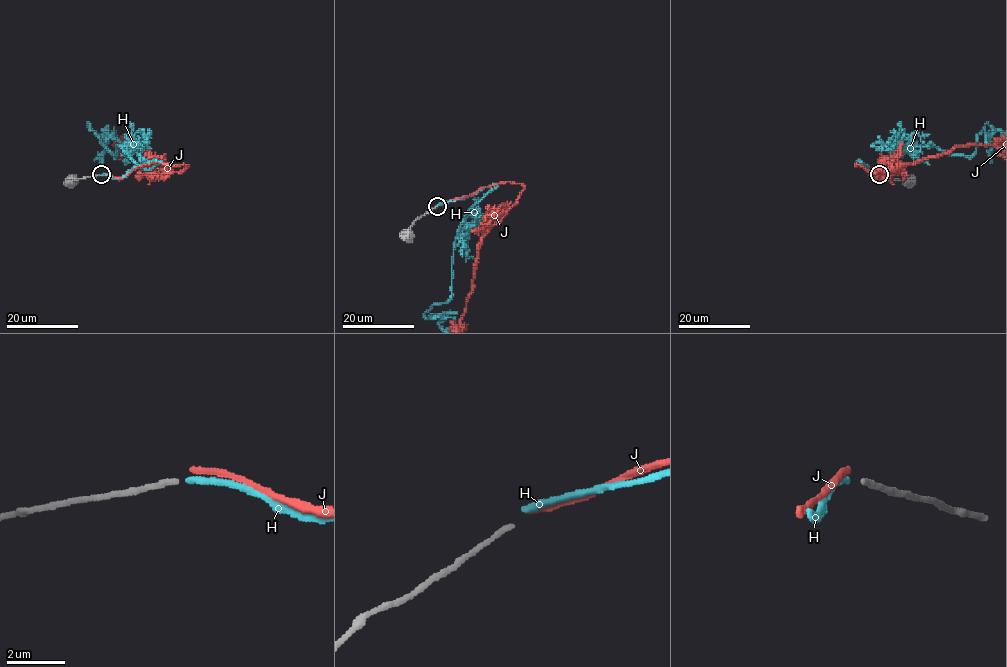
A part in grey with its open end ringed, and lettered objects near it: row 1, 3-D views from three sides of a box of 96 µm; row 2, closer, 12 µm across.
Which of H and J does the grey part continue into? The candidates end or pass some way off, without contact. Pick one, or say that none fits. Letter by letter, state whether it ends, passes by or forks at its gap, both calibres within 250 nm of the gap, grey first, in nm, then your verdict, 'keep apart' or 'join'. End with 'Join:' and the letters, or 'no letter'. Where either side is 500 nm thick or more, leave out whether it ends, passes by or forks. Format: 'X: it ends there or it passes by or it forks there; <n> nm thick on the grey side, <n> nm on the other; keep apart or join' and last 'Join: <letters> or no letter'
H: it ends there; 190 nm thick on the grey side, 240 nm on the other; keep apart
J: it ends there; 190 nm thick on the grey side, 220 nm on the other; keep apart
Join: no letter

